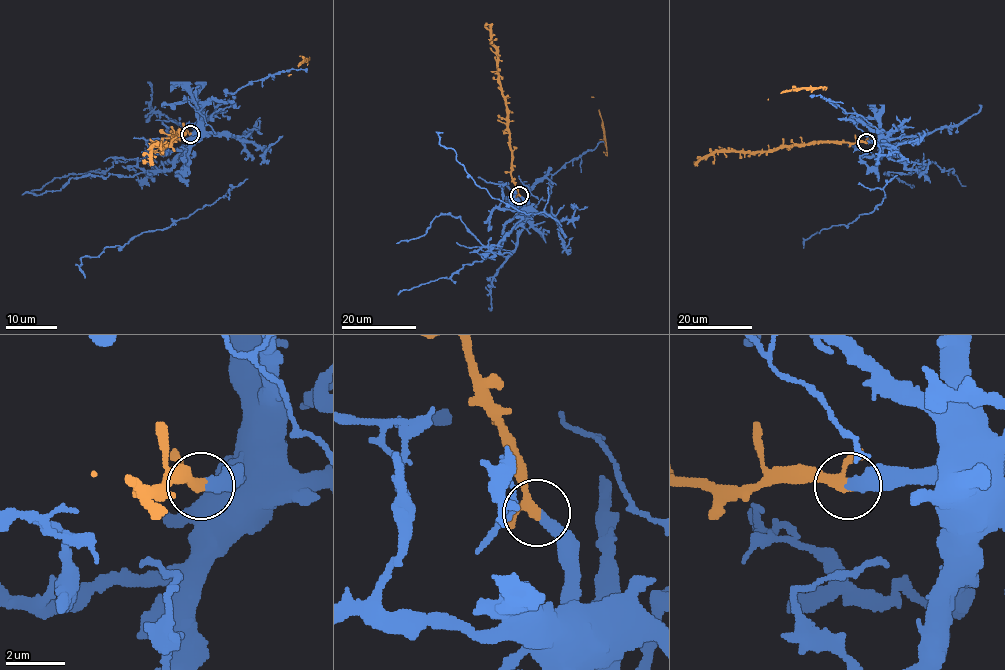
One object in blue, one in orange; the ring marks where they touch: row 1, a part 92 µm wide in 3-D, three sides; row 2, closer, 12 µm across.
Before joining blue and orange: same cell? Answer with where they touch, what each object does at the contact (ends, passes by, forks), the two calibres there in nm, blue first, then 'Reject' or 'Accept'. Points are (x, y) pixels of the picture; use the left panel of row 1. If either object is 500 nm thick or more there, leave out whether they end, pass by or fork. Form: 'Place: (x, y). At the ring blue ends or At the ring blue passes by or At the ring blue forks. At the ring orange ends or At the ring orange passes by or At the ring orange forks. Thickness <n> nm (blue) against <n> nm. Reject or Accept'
Place: (190, 134). At the ring blue ends. At the ring orange passes by. Thickness 360 nm (blue) against 280 nm. Reject

